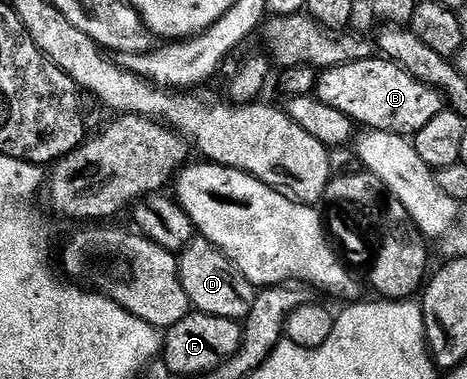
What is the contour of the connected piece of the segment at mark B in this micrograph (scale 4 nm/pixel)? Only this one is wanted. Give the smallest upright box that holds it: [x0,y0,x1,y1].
[364,57,444,139]

